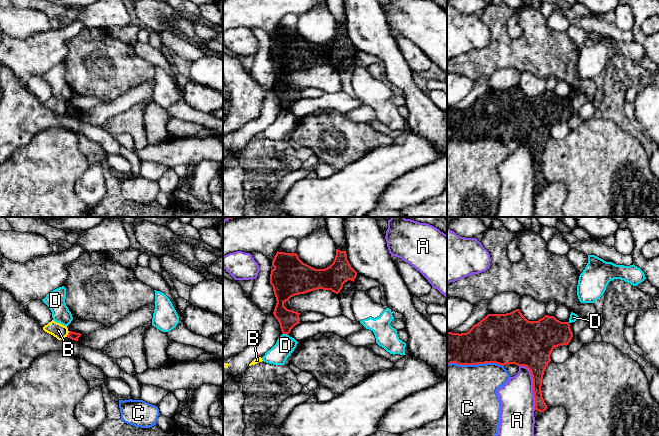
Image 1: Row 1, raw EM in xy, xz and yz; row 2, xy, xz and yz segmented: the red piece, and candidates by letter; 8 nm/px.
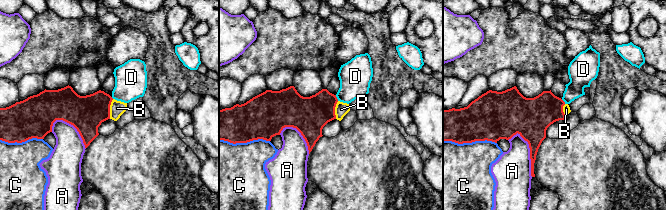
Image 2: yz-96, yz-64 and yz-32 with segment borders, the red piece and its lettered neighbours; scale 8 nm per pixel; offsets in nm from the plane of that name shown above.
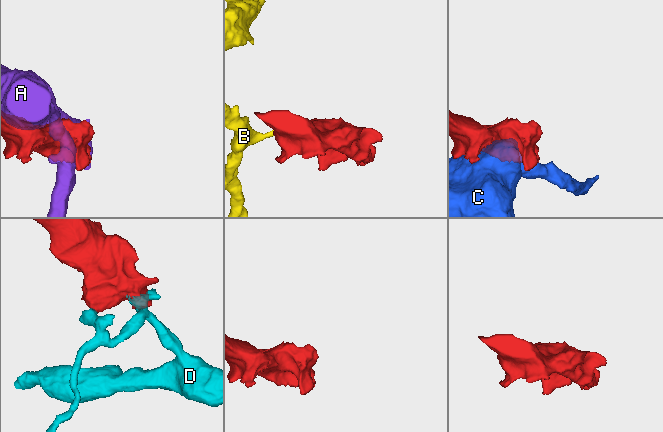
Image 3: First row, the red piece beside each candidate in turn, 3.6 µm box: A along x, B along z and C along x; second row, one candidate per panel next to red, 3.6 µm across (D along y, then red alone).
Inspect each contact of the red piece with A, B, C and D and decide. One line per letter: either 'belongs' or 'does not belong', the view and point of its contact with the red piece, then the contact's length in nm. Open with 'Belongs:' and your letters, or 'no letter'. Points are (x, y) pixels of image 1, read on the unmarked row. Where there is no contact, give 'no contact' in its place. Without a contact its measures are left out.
Belongs: no letter
A: does not belong; contact yz (533, 161); length 380 nm
B: does not belong; contact xy (68, 110); length 50 nm
C: does not belong; contact yz (475, 140); length 460 nm
D: does not belong; contact xz (285, 109); length 40 nm

